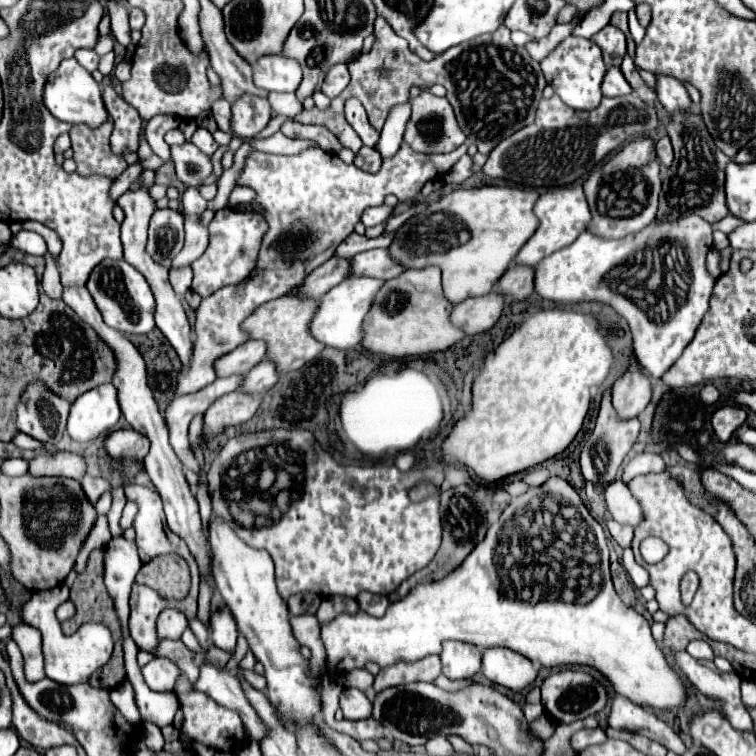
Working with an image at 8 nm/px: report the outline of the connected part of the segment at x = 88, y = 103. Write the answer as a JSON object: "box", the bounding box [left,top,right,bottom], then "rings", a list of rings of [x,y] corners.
{"box":[44,58,110,128],"rings":[[[76,58],[62,60],[60,68],[48,78],[44,88],[44,104],[56,118],[68,124],[86,124],[90,128],[98,128],[110,120],[102,100],[102,86],[90,76],[88,70],[80,68]]]}

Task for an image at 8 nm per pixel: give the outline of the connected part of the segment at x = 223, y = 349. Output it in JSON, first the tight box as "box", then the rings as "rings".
{"box":[176,144,468,396],"rings":[[[402,144],[394,156],[384,158],[378,174],[362,172],[352,164],[344,164],[336,154],[328,154],[318,148],[296,156],[252,152],[238,184],[246,184],[256,190],[254,204],[262,204],[266,208],[264,218],[270,230],[262,240],[252,278],[248,278],[246,284],[220,288],[212,296],[204,298],[196,308],[192,360],[184,372],[178,372],[176,396],[192,394],[212,384],[216,378],[212,368],[214,360],[248,340],[240,324],[260,304],[286,296],[314,268],[332,258],[336,246],[354,230],[368,206],[380,206],[388,194],[398,196],[402,202],[414,200],[426,182],[446,174],[460,160],[460,156],[466,154],[466,150],[468,146],[462,144],[452,154],[422,154],[408,148],[408,144]]]}

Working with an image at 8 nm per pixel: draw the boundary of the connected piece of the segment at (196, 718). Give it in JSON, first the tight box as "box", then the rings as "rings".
{"box":[176,674,248,754],"rings":[[[184,674],[180,676],[180,680],[176,684],[176,692],[178,692],[180,704],[182,704],[182,712],[184,712],[182,730],[188,734],[188,738],[202,742],[206,746],[212,746],[216,750],[222,750],[222,752],[236,754],[236,750],[242,750],[242,746],[244,746],[244,742],[248,742],[248,738],[246,738],[238,712],[232,712],[232,710],[216,704],[212,698],[204,696],[204,692],[192,690],[192,684],[188,682],[188,678]]]}

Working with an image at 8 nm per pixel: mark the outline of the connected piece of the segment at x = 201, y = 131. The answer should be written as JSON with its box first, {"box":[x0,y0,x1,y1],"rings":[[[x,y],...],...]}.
{"box":[190,128,218,156],"rings":[[[198,128],[196,132],[194,132],[194,136],[190,138],[190,142],[192,144],[196,144],[204,154],[208,154],[208,156],[212,156],[214,152],[216,152],[216,148],[218,148],[218,142],[212,138],[212,134],[206,130],[206,128]]]}

